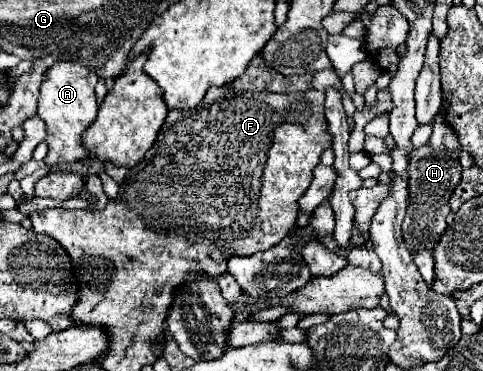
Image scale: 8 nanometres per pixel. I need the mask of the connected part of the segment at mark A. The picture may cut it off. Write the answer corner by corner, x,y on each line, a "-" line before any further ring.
56,62
48,70
38,100
38,116
46,122
48,128
46,134
48,156
44,160
48,166
62,164
62,162
78,162
90,156
90,152
82,146
82,132
94,122
98,112
96,94
94,94
96,82
98,76
92,74
88,68
80,66
78,62

